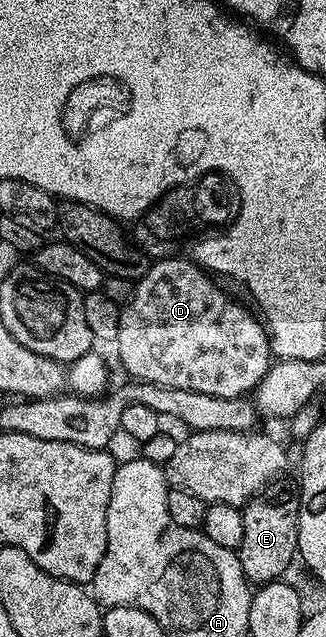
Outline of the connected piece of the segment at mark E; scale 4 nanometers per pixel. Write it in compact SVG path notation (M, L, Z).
M251 498L241 507L244 520L244 540L236 553L244 568L244 576L252 584L277 582L298 553L298 500L290 498Z

